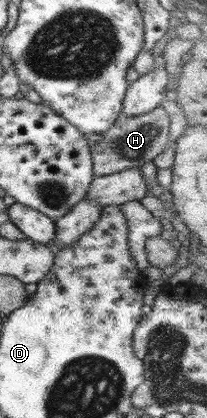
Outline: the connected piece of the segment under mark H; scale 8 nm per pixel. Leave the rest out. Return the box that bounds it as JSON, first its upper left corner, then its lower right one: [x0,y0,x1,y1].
[89,106,171,178]

